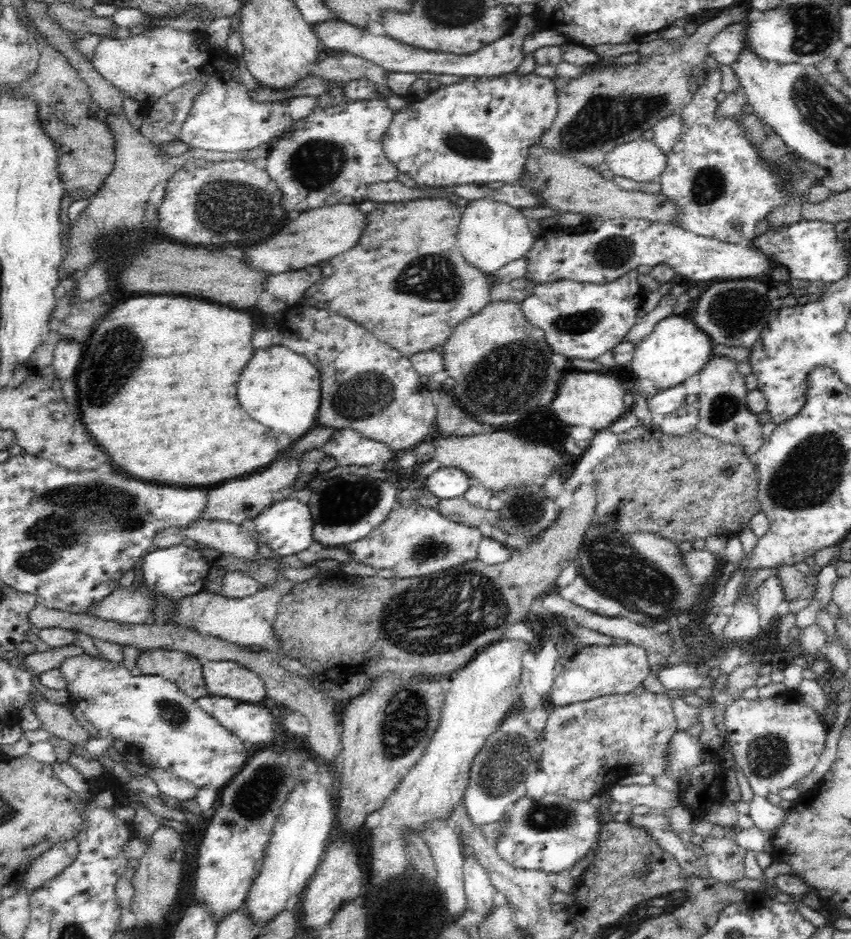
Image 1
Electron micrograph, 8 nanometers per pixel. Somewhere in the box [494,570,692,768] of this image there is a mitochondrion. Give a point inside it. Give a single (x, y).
(567, 723)

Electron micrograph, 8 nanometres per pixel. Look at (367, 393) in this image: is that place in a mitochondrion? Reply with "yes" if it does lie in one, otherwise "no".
yes

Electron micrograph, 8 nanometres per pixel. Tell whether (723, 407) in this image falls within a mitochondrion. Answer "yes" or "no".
yes

